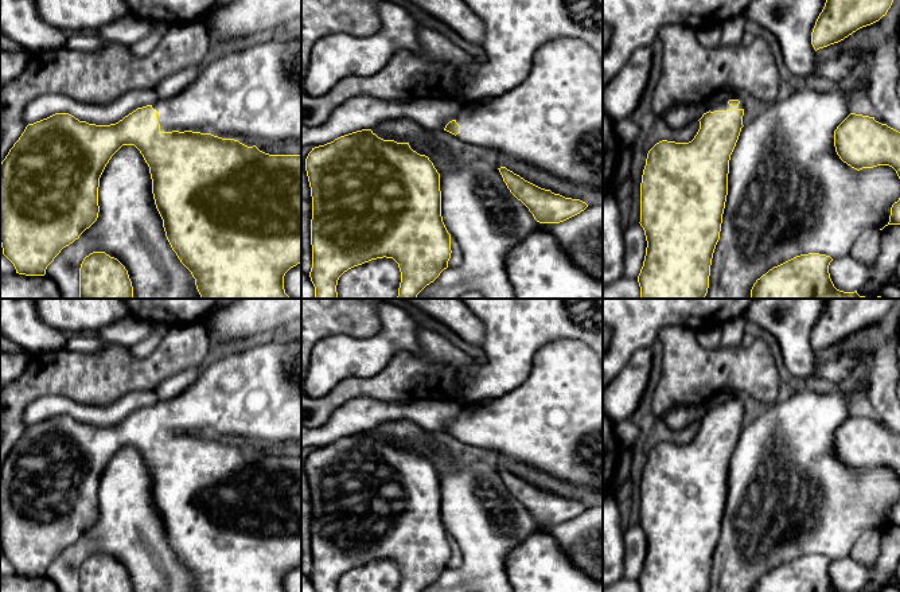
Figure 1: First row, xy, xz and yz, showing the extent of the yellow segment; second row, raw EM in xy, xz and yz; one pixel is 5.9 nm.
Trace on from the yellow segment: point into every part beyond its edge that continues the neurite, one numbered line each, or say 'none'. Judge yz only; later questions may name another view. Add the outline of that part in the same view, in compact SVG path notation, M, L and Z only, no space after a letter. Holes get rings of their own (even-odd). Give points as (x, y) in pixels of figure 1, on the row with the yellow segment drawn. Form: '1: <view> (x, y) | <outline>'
1: yz (724, 105) | M732 94L732 97L730 97L729 100L739 100L740 104L739 104L737 109L744 109L743 96L740 96L740 94ZM729 100L717 104L717 105L713 106L713 108L706 108L705 113L709 112L709 110L710 110L710 112L714 112L714 110L733 109L733 106L728 104Z

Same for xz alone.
1: xz (553, 120) | M558 38L545 43L535 51L531 70L522 83L494 97L488 104L463 101L455 120L460 125L460 132L456 135L459 140L470 143L471 145L496 149L511 159L545 170L562 180L570 180L578 186L593 188L596 192L603 194L603 63L596 50L583 39Z

